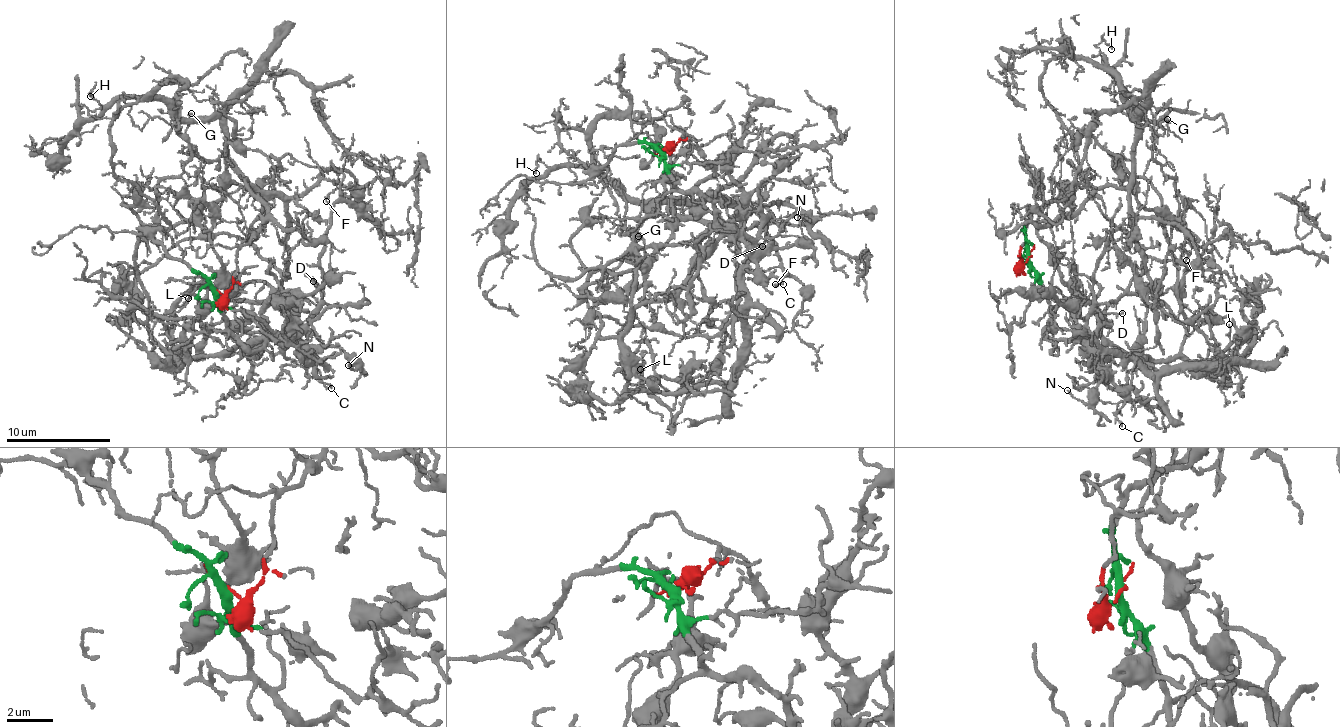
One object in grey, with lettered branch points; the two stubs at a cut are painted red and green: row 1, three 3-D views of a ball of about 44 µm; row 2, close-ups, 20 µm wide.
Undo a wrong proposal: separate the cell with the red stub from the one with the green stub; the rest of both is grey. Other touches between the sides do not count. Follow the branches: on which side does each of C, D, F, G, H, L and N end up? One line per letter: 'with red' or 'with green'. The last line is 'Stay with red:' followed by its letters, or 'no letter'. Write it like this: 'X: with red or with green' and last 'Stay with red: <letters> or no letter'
C: with green
D: with green
F: with red
G: with red
H: with red
L: with green
N: with green
Stay with red: F, G, H

